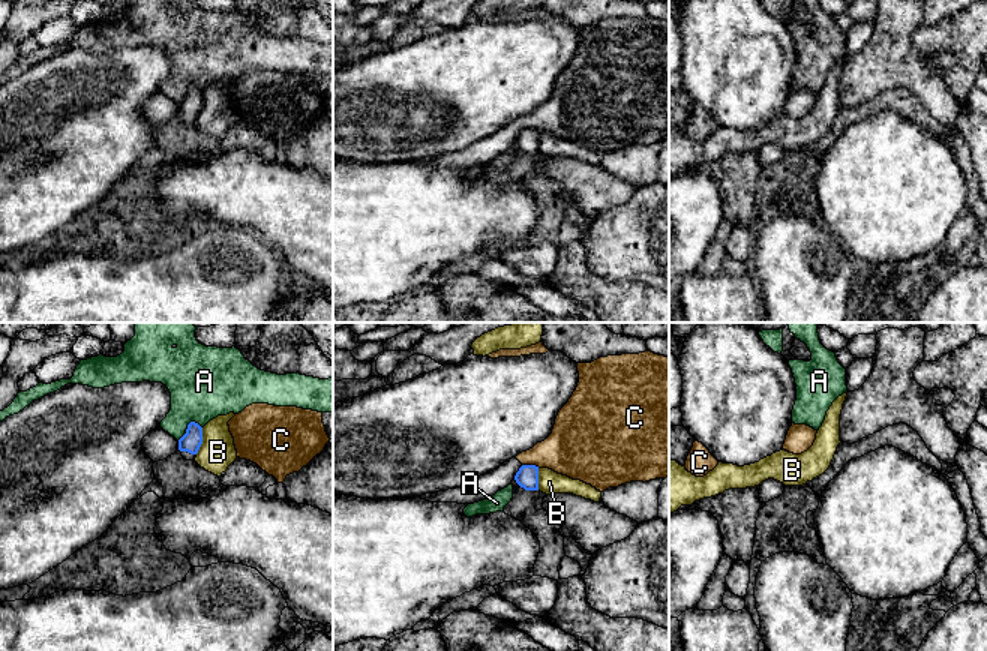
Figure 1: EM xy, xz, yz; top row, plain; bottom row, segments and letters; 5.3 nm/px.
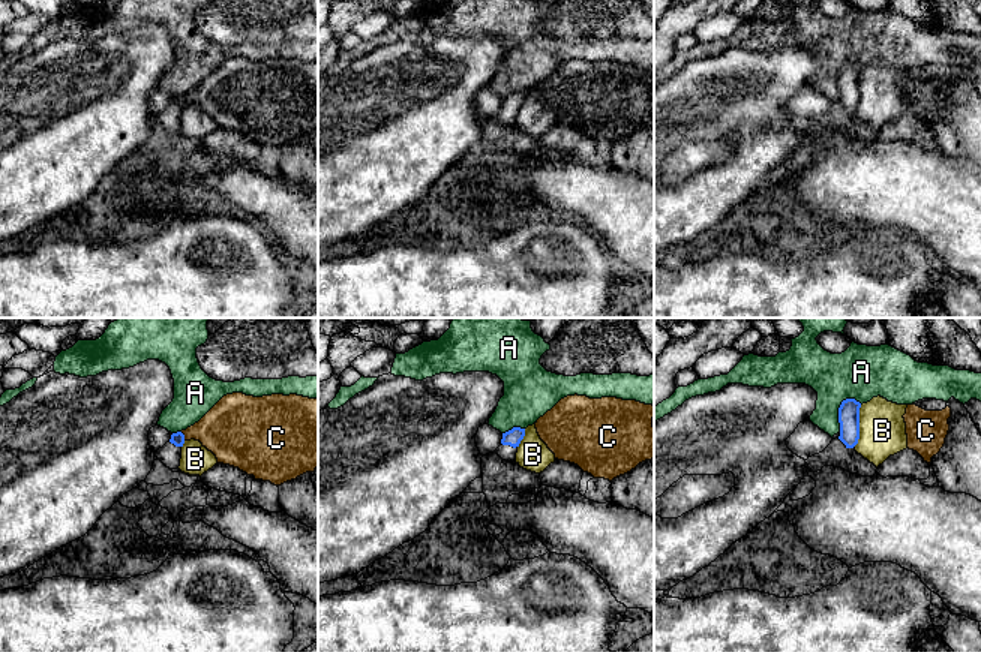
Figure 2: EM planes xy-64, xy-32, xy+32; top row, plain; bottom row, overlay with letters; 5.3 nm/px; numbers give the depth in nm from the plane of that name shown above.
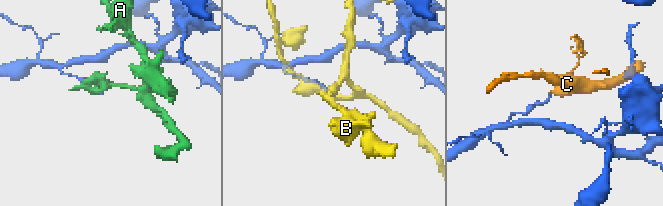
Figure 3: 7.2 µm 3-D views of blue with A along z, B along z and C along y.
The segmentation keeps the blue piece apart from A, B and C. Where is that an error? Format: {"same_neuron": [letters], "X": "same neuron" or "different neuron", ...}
{"same_neuron": [], "A": "different neuron", "B": "different neuron", "C": "different neuron"}

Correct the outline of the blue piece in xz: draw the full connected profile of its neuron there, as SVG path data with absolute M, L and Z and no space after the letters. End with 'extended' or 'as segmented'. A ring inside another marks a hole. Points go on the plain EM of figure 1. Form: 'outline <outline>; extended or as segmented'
outline M522 129L516 136L514 144L525 154L538 154L538 130Z; as segmented

